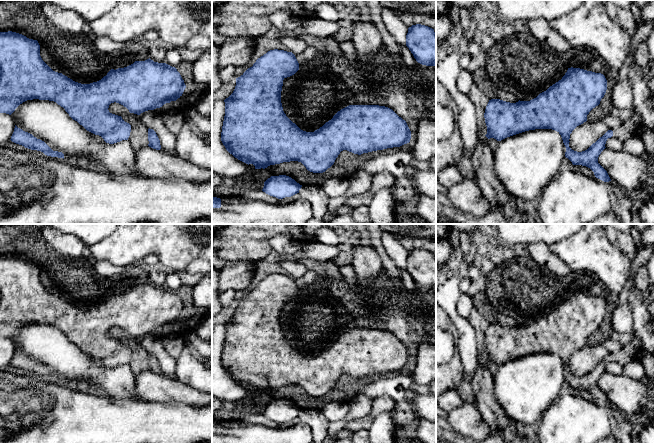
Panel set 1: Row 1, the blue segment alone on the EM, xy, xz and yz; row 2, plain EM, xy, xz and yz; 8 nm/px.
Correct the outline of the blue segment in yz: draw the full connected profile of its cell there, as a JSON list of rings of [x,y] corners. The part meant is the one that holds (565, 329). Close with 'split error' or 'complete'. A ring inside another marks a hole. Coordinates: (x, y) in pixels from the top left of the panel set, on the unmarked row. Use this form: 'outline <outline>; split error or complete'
outline [[[568,292],[561,304],[550,310],[530,325],[506,326],[500,323],[489,324],[485,337],[488,363],[494,362],[501,365],[507,361],[535,353],[552,353],[557,355],[566,371],[565,381],[573,389],[582,389],[590,392],[596,402],[611,405],[607,395],[598,387],[598,381],[606,372],[608,362],[613,360],[613,355],[608,354],[602,361],[593,367],[587,374],[577,376],[569,371],[569,363],[572,355],[587,345],[589,336],[600,328],[607,314],[607,304],[601,297],[595,297],[580,292]]]; complete

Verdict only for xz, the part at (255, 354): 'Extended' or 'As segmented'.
As segmented

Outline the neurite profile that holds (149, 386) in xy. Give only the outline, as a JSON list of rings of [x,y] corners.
[[[149,370],[135,376],[135,393],[140,400],[204,407],[212,404],[212,392],[202,392],[175,377]]]

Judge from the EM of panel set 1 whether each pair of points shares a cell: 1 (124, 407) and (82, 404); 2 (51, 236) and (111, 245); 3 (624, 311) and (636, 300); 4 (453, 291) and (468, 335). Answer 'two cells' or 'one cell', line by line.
1: one cell
2: two cells
3: two cells
4: one cell

